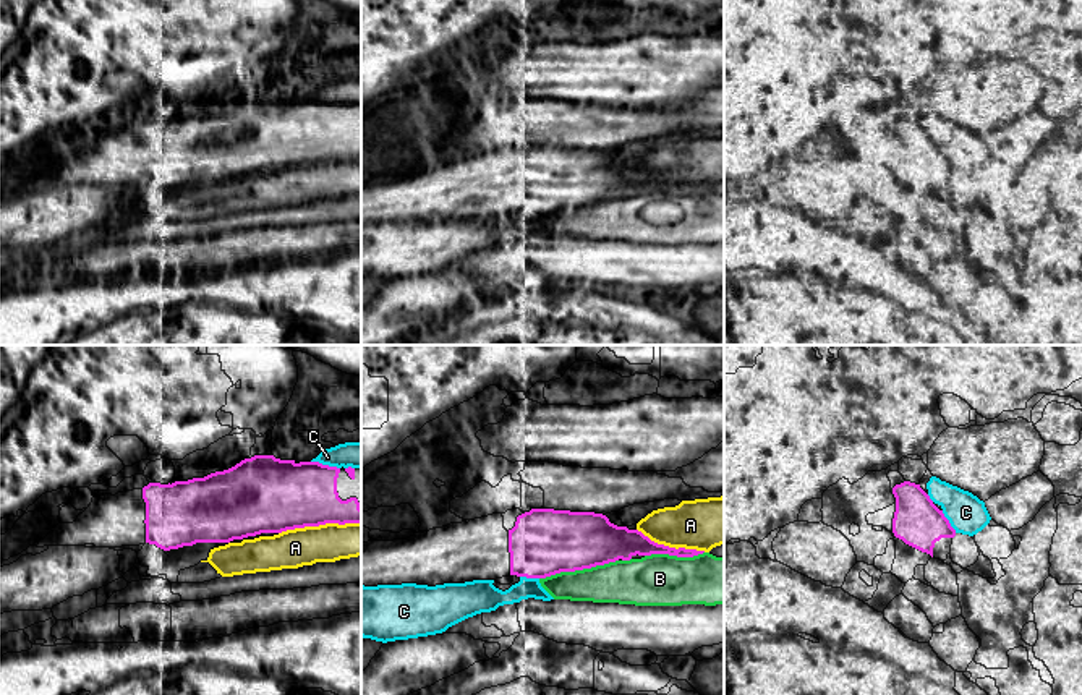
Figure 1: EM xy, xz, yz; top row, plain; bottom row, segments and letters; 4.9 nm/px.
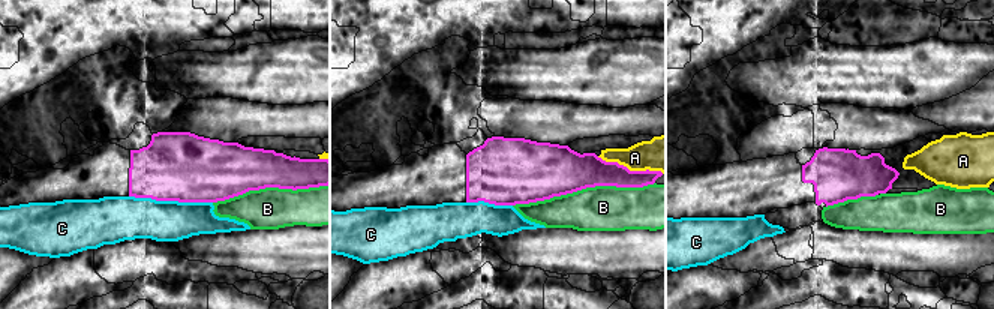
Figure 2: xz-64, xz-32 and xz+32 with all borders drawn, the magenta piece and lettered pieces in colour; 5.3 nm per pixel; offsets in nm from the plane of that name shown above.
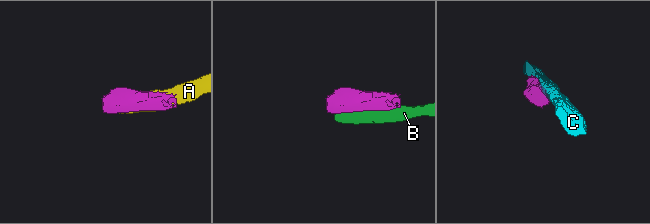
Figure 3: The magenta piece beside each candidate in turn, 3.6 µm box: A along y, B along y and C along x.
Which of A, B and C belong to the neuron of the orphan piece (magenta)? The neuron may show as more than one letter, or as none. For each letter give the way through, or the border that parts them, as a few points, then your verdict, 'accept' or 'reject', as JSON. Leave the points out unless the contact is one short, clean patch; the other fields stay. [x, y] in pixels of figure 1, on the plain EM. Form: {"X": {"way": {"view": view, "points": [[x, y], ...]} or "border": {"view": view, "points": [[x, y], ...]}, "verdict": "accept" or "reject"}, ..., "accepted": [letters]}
{"A": {"verdict": "reject"}, "B": {"verdict": "reject"}, "C": {"verdict": "reject"}, "accepted": []}

